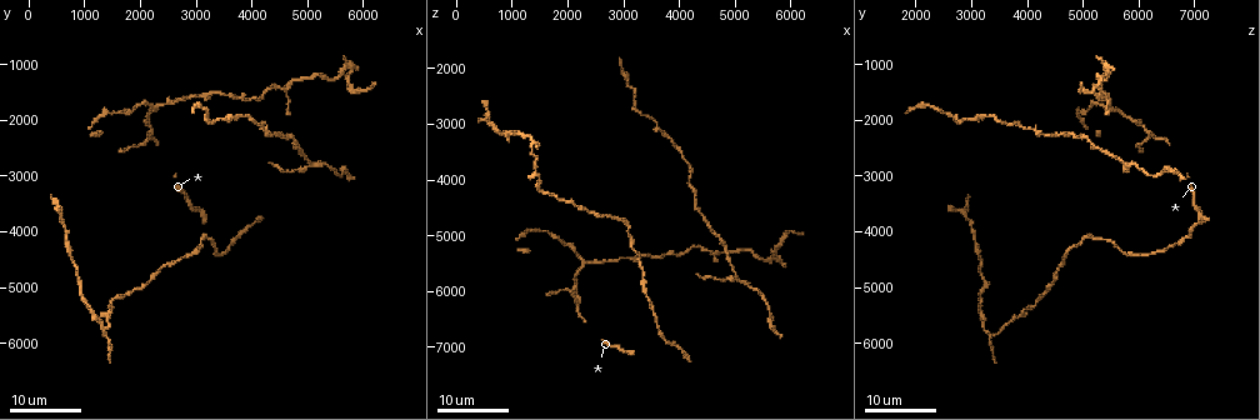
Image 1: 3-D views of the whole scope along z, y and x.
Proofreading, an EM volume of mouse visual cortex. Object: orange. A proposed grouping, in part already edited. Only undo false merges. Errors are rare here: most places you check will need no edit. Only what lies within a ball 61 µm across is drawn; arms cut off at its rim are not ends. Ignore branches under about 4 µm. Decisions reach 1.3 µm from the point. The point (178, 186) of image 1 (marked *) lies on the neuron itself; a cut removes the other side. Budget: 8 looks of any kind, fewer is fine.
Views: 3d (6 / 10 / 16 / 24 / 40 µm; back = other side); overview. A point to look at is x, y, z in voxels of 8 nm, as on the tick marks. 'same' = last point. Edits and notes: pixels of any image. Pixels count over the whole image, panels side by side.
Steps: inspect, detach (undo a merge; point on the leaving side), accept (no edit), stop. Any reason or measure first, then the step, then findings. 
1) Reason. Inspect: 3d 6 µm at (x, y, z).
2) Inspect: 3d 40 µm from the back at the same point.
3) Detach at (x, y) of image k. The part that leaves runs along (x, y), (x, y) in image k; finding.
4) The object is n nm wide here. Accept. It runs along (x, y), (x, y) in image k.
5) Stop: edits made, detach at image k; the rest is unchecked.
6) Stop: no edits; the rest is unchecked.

Two arms in line, one across. Inspect: 3d 16 µm at (4950, 2900, 5750).

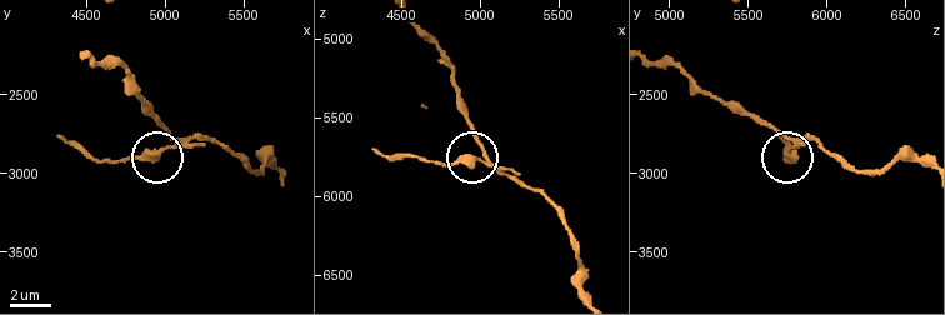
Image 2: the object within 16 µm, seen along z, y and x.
Inspect: 3d 6 µm at (5020, 2820, 5780).

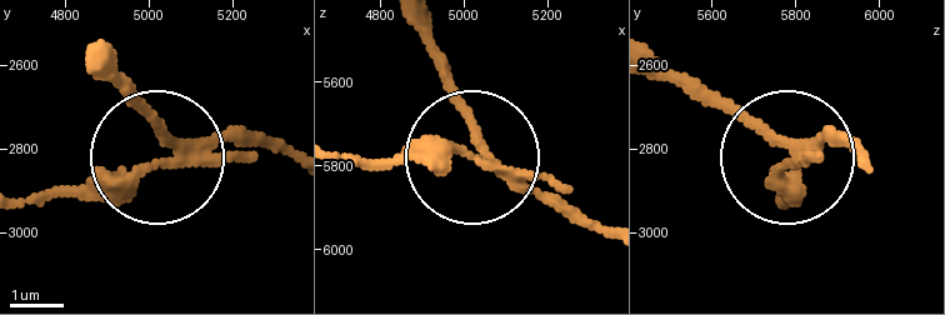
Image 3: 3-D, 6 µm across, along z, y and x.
Accept. One neuron here.

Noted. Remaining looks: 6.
Three-way junction. Inspect: 3d 16 µm at (4850, 2450, 5300).

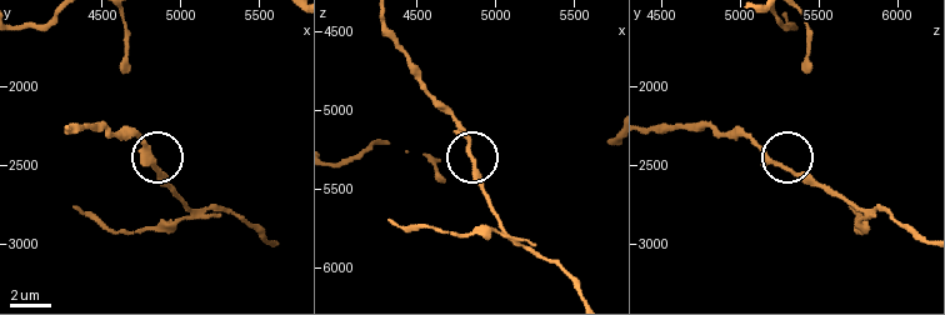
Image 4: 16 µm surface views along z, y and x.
Inspect: 3d 10 µm at (4820, 2500, 5260).

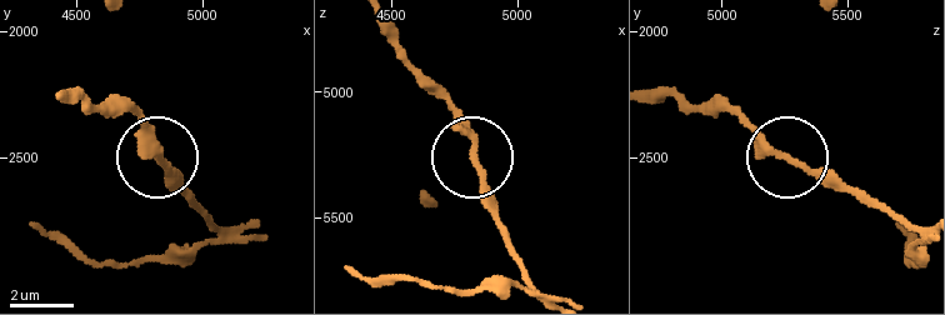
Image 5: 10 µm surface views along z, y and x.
Accept. Continuous, no second neuron.

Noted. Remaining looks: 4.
Three-way junction. Inspect: 3d 24 µm at (4600, 1500, 5300).

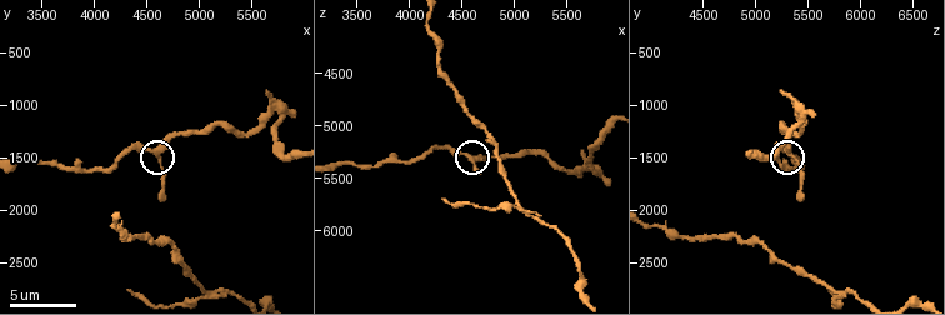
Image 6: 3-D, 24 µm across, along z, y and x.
Inspect: 3d 10 µm at (4620, 1500, 5340).

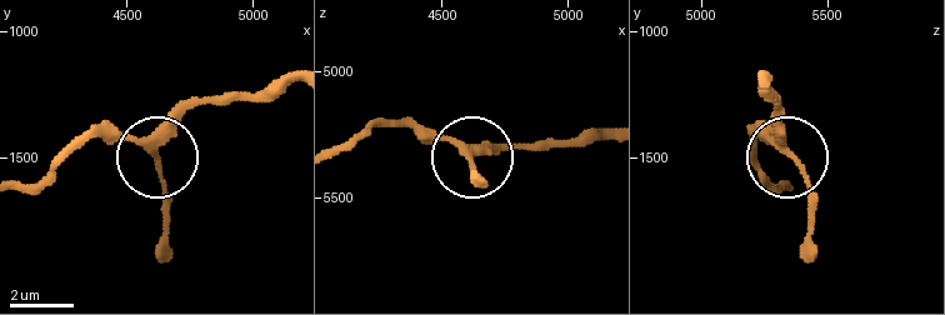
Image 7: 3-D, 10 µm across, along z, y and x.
3 arms meet here. Accept. It runs along (336, 154), (384, 124), (449, 138), (473, 156), (519, 148) in image 7; all the same neuron.

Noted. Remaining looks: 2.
Thick turns thin. Inspect: 3d 16 µm at (6000, 1450, 4950).

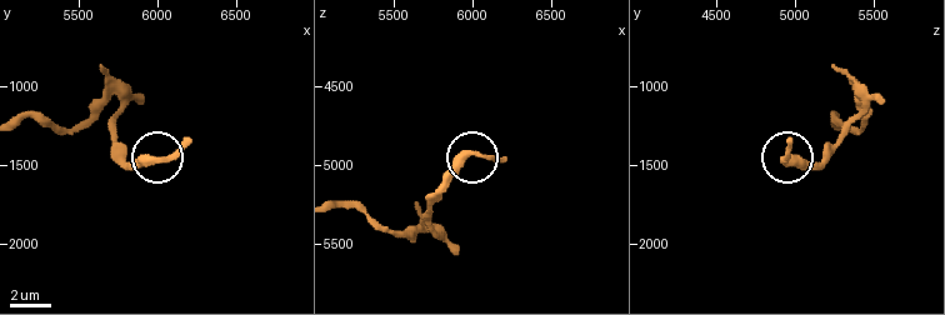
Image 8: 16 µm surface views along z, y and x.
Inspect: 3d 6 µm at (5980, 1480, 4920).

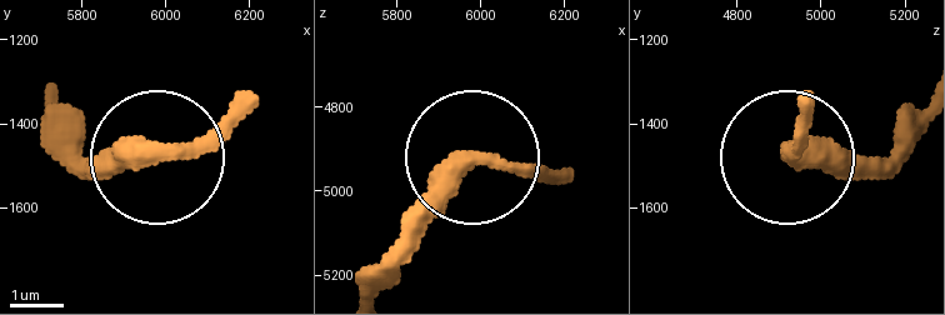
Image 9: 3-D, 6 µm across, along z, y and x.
Accept. One neuron here.

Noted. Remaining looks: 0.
Stop: no edits; the rest is unchecked.

